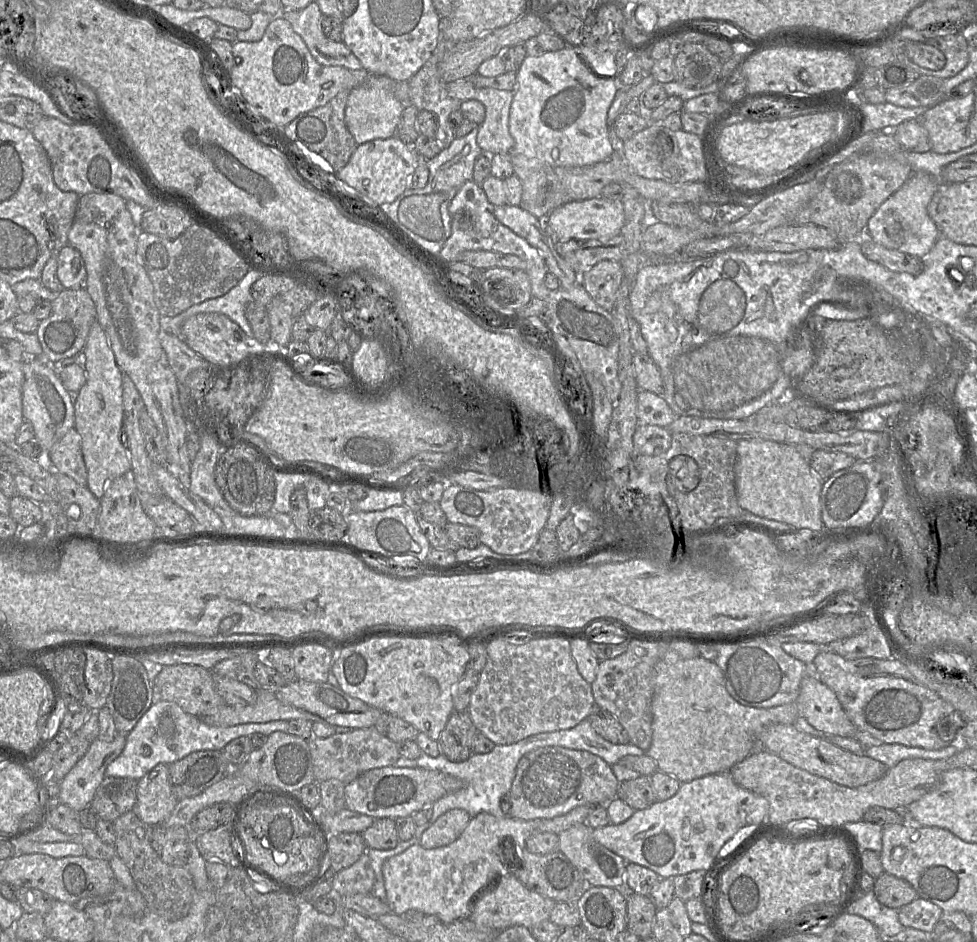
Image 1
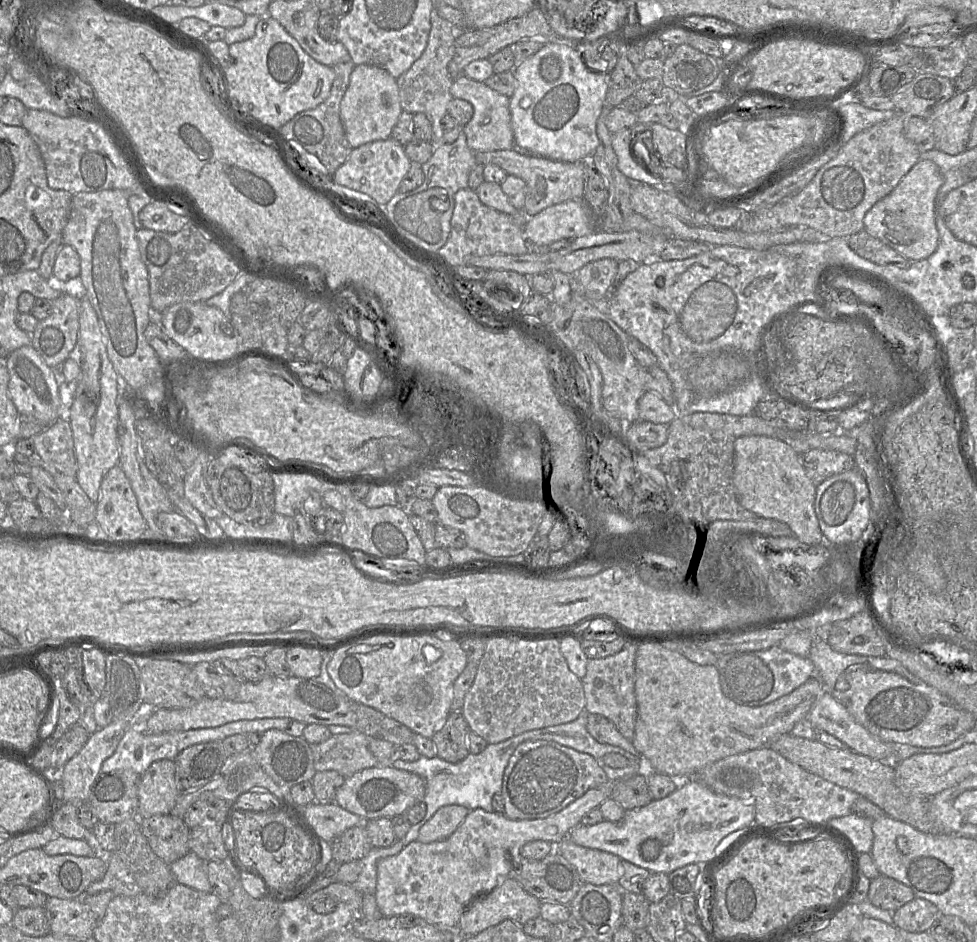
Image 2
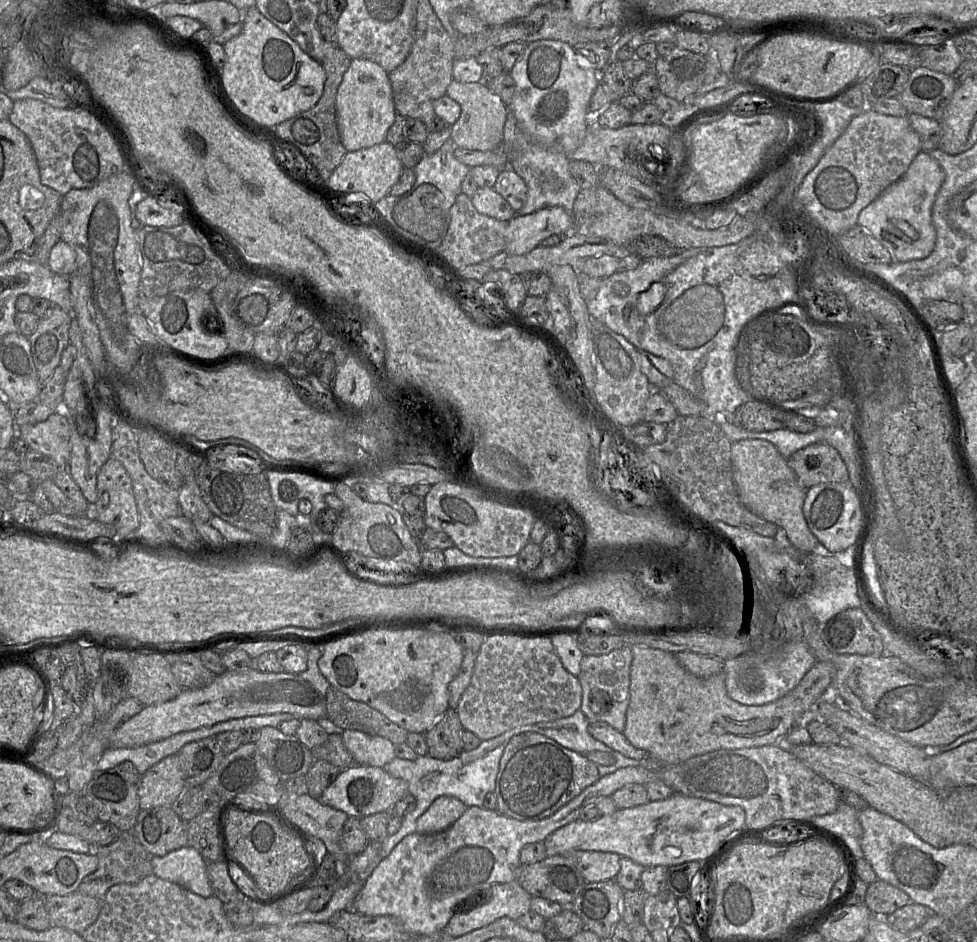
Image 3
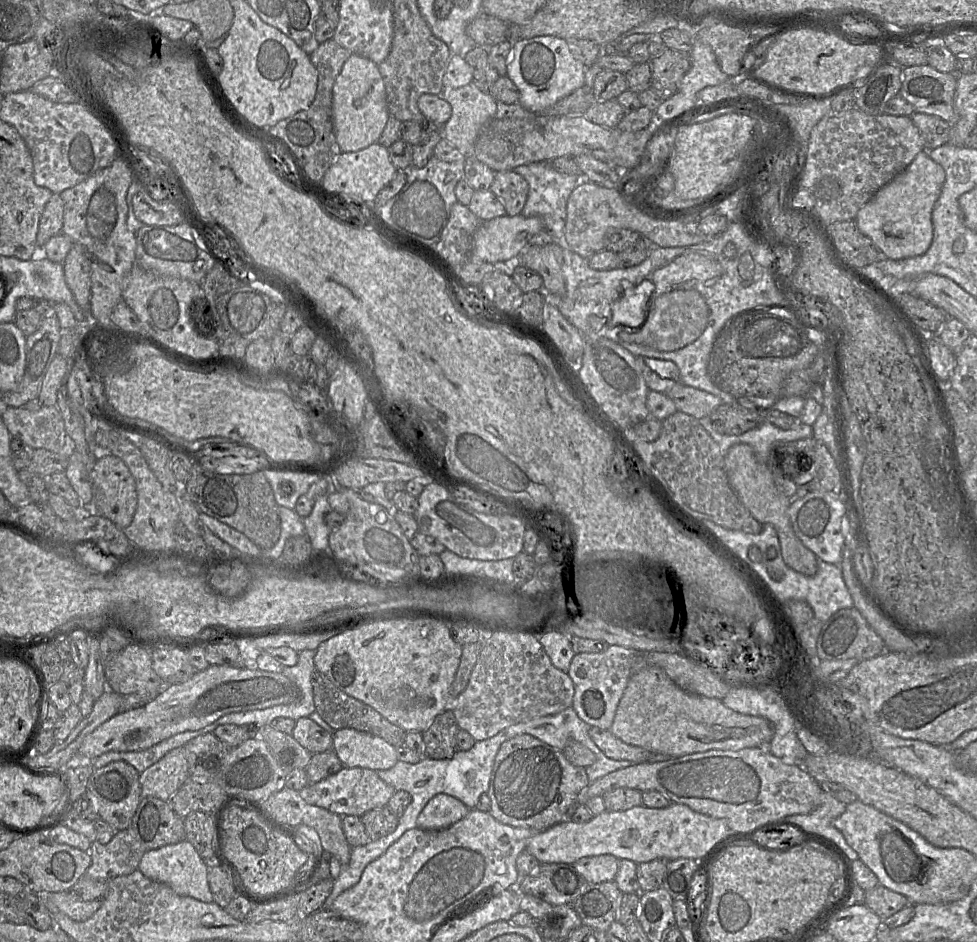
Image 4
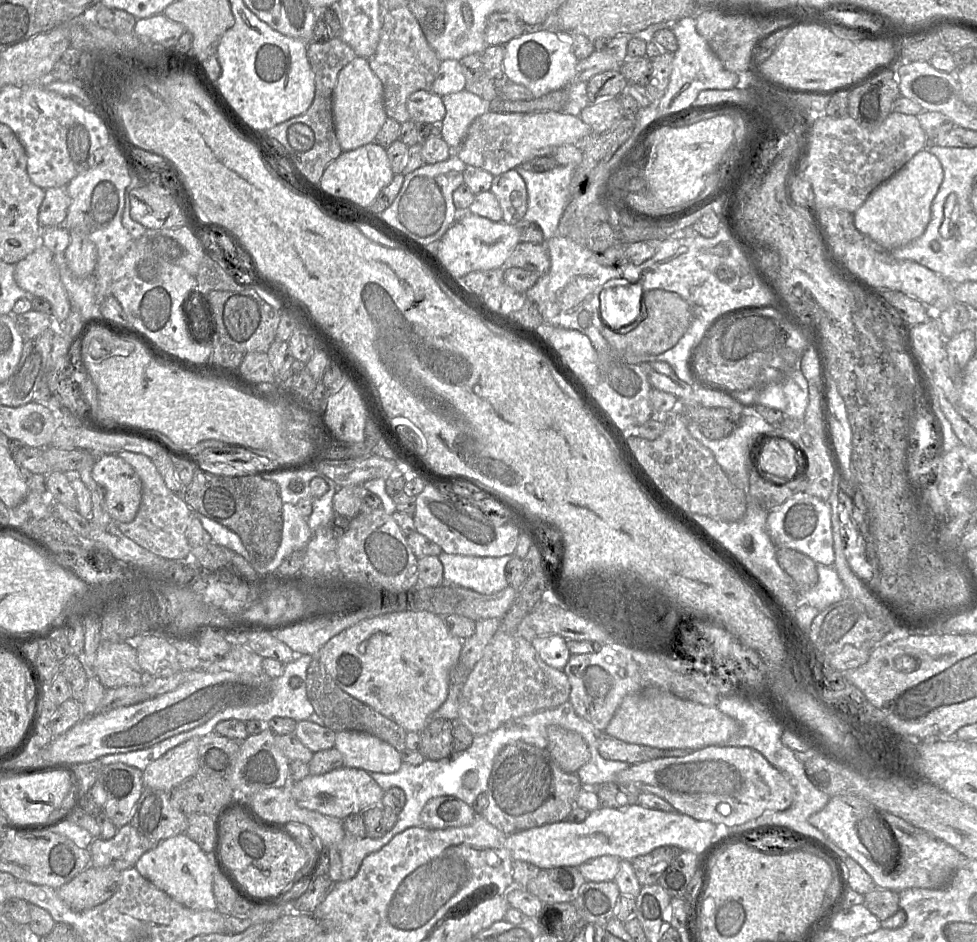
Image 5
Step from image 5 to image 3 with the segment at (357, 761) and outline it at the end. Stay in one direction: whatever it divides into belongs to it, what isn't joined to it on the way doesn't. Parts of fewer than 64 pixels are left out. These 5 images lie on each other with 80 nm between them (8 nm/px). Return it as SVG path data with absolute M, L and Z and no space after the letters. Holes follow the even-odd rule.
M344 730L341 737L344 746L353 756L355 764L384 768L396 757L396 746L390 740L381 736L373 736L356 730Z

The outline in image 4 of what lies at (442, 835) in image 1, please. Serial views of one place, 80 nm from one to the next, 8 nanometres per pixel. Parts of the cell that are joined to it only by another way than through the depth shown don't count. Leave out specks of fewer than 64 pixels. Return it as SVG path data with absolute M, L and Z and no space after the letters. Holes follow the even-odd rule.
M440 793L429 800L417 819L418 828L440 830L460 821L470 809L457 798Z

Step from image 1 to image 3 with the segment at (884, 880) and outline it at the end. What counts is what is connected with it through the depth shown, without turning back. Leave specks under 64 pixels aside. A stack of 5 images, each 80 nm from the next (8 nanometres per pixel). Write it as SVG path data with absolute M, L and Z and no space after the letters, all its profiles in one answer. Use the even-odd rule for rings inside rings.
M882 880L868 885L865 905L877 917L887 917L910 903L910 897L902 890Z

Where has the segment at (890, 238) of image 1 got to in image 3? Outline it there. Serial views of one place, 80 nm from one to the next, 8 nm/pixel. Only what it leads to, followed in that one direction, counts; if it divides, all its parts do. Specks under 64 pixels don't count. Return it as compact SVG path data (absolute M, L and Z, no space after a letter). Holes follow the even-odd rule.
M921 151L906 172L859 213L857 225L877 239L891 253L894 262L927 258L936 245L932 207L944 181L945 173L939 163Z

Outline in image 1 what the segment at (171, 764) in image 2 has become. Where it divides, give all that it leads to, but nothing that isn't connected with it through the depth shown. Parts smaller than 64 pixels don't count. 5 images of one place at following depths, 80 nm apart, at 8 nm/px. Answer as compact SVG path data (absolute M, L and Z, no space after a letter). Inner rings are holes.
M158 764L137 781L135 814L147 826L164 822L177 804L170 782L169 765Z

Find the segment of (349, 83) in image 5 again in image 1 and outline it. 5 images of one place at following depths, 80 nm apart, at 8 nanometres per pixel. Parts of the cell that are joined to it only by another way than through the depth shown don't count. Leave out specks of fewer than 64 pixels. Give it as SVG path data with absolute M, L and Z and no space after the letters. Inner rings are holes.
M359 86L352 89L345 107L345 124L357 145L373 140L384 140L396 136L404 107L391 91L382 88Z

